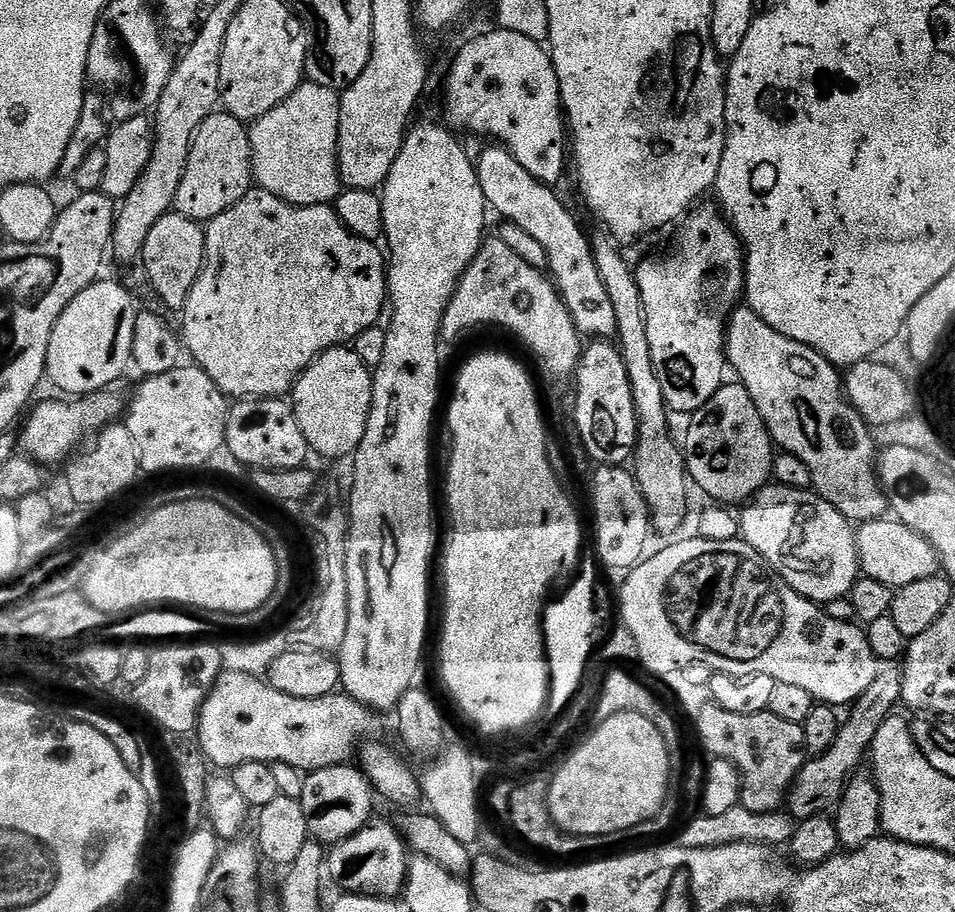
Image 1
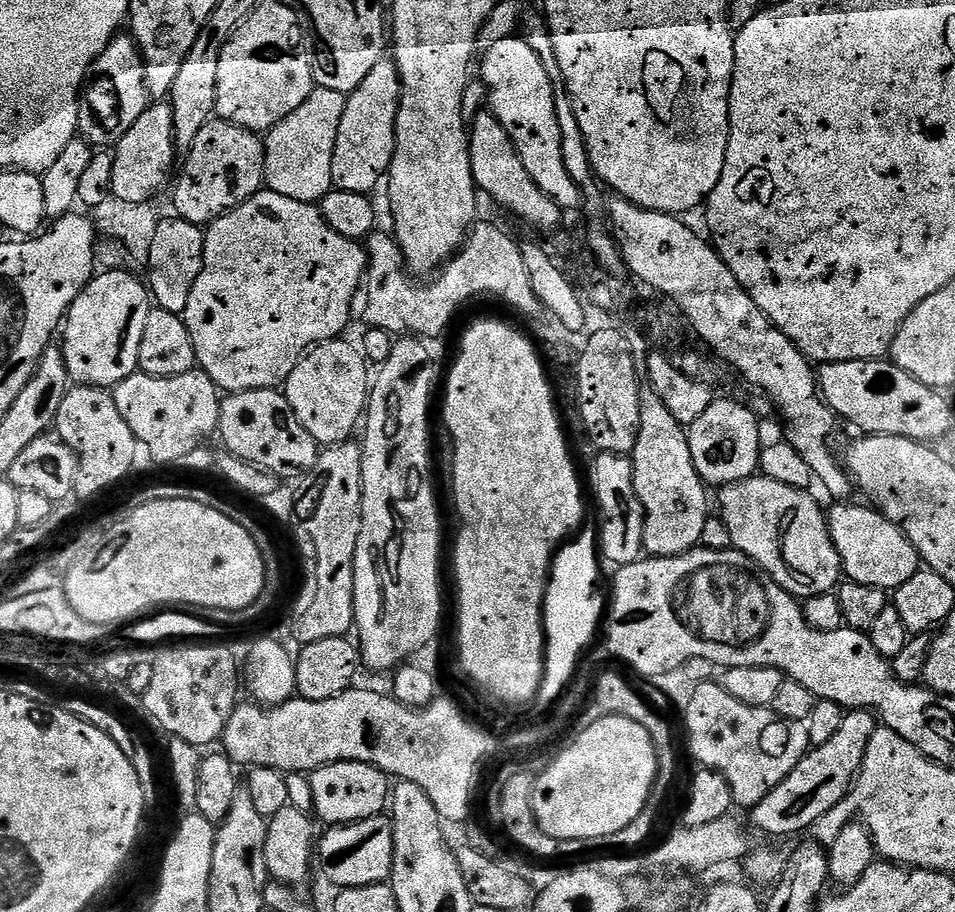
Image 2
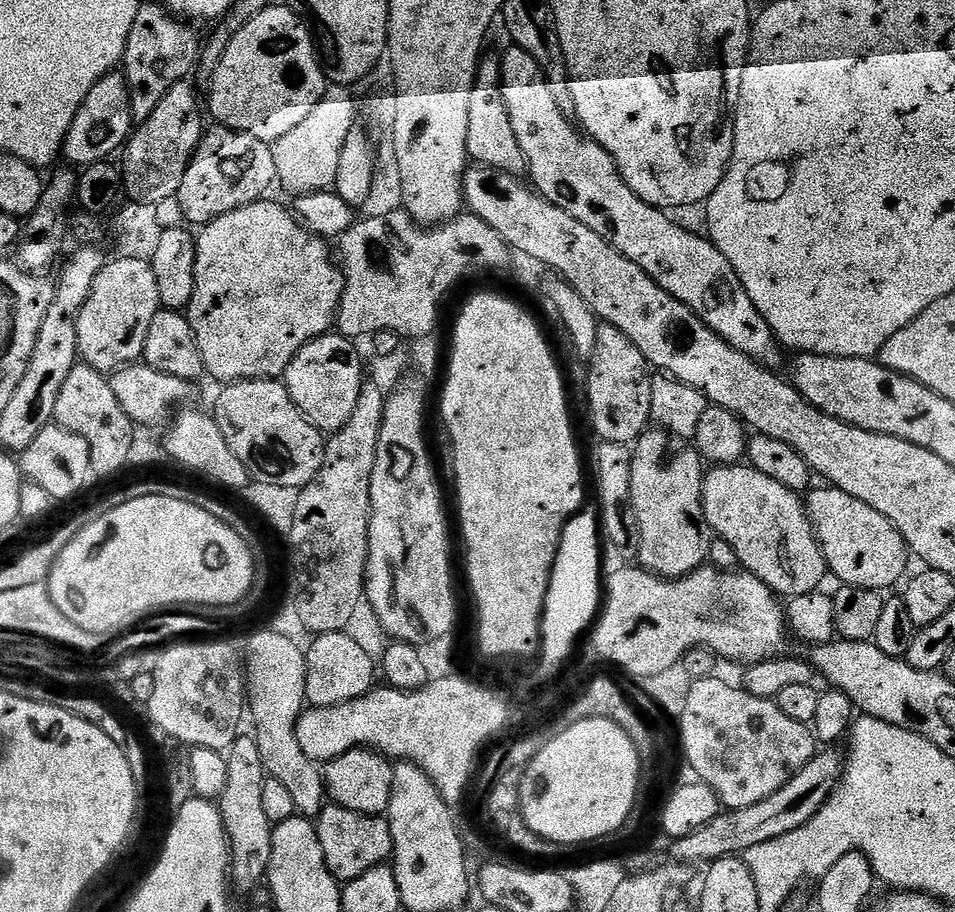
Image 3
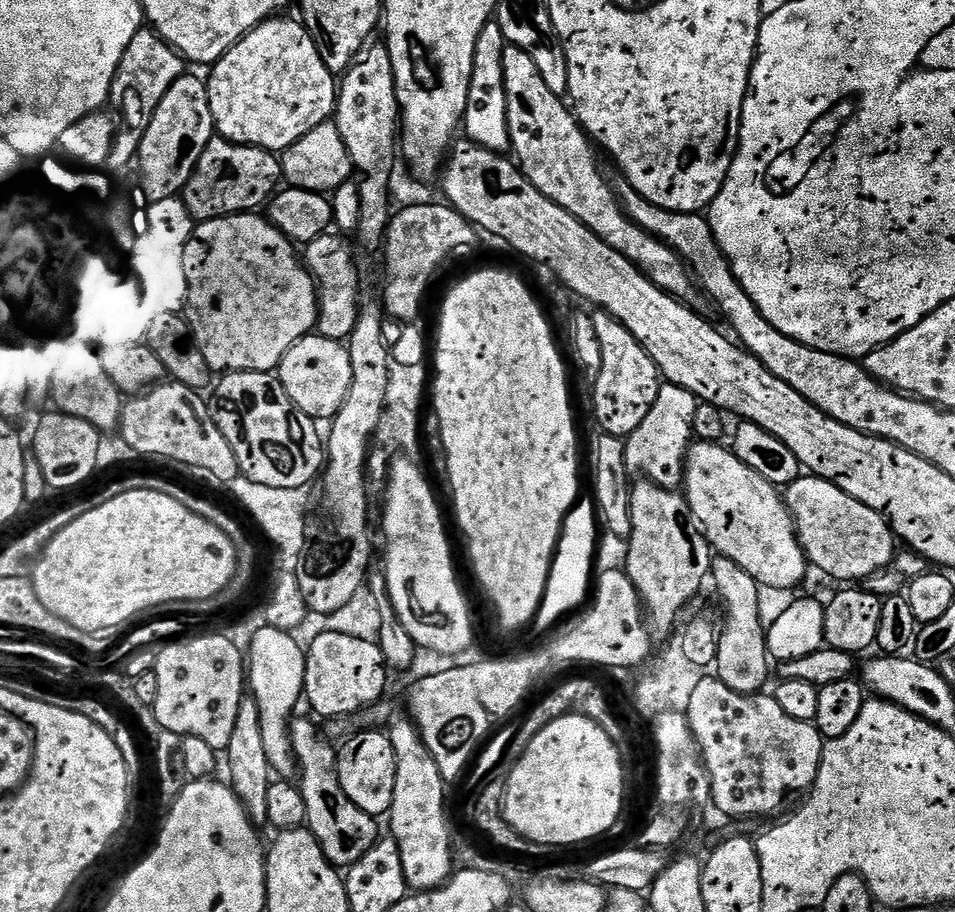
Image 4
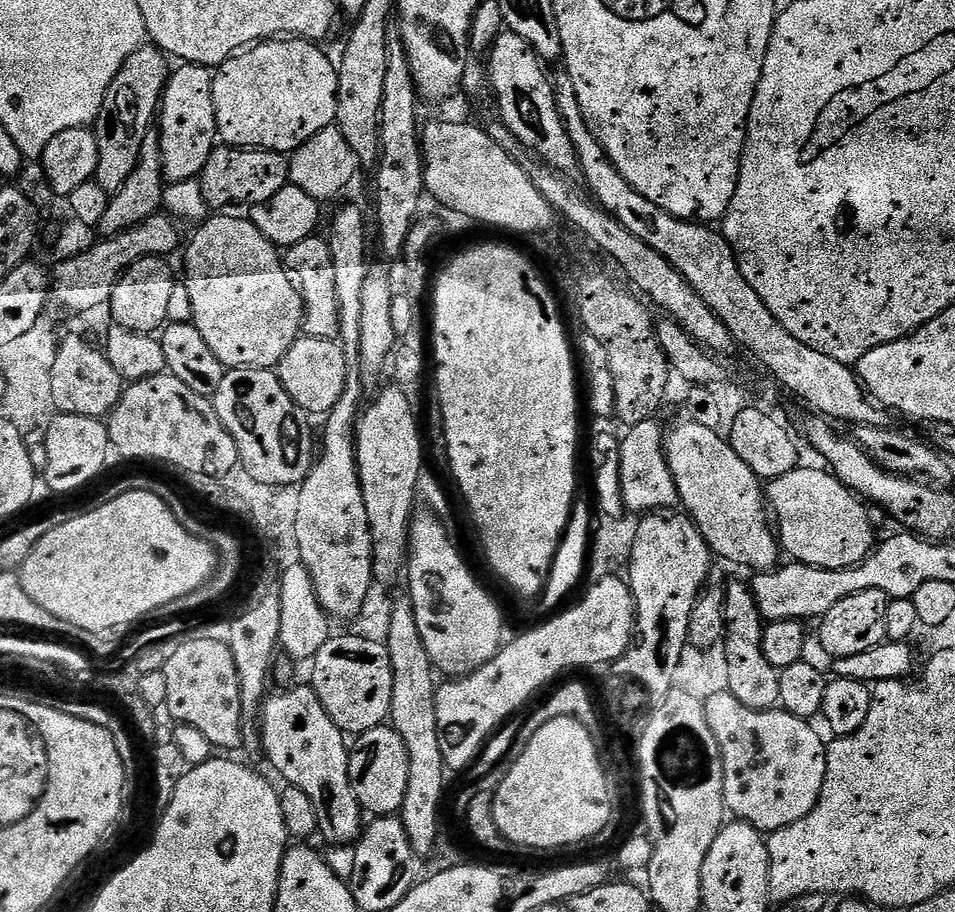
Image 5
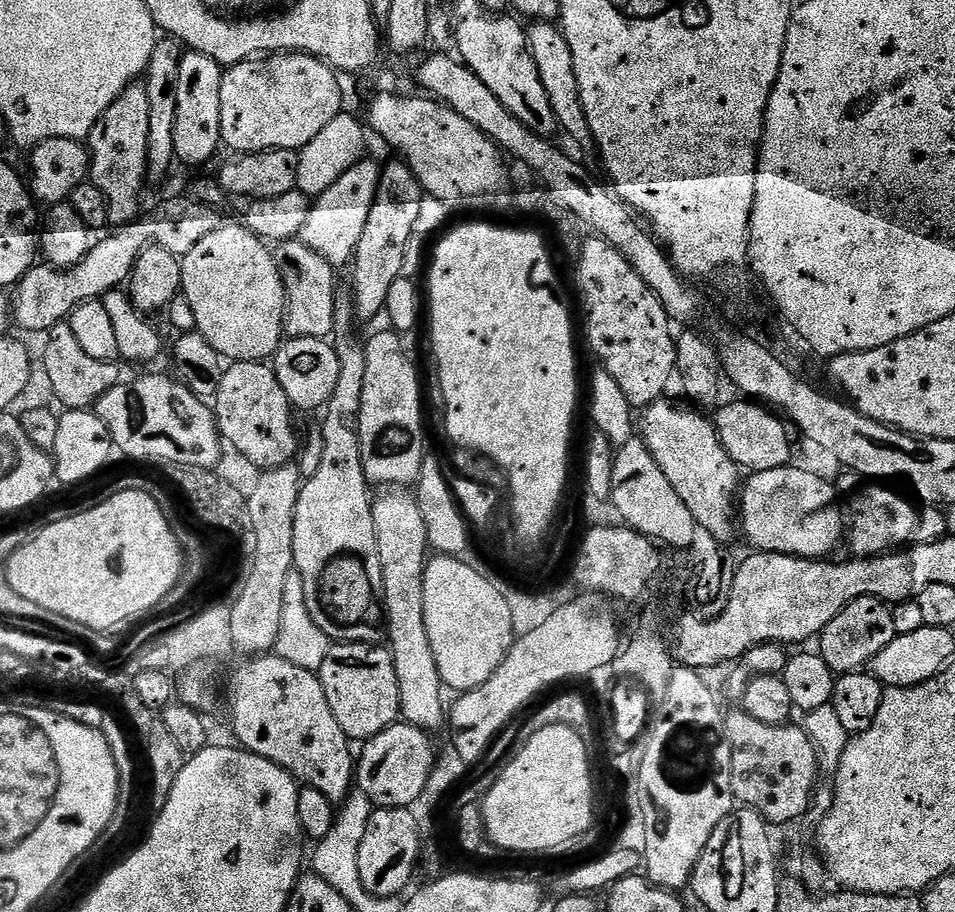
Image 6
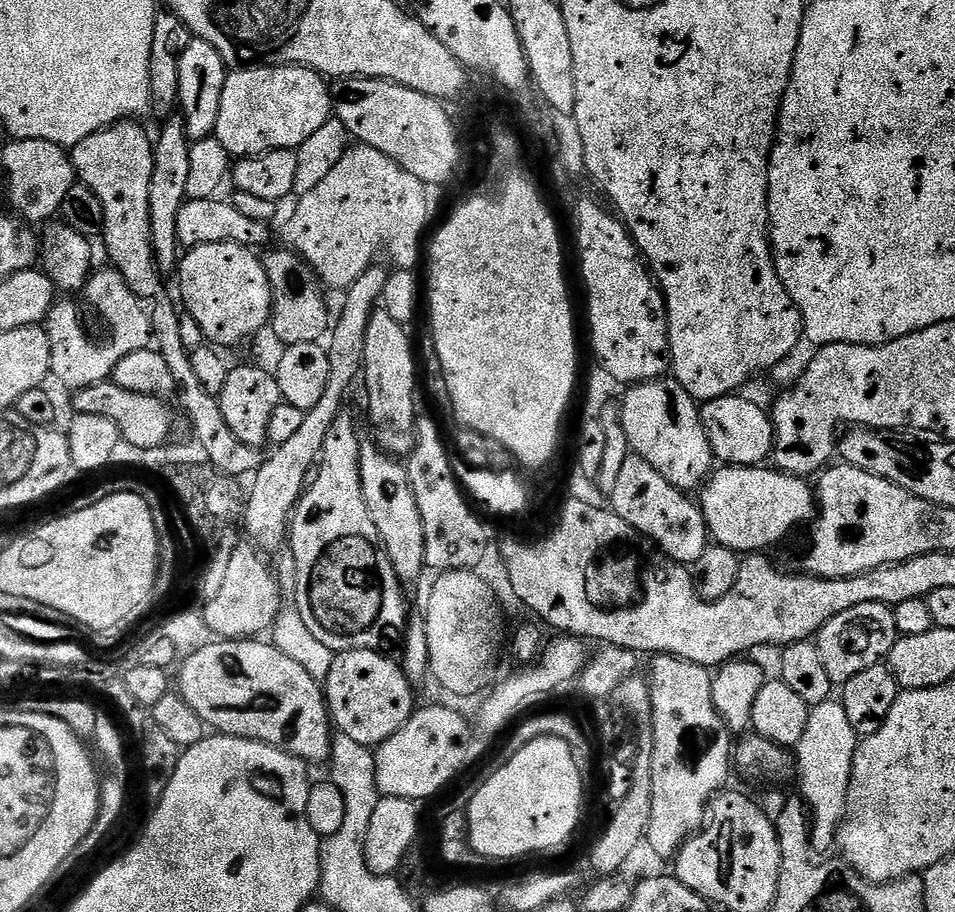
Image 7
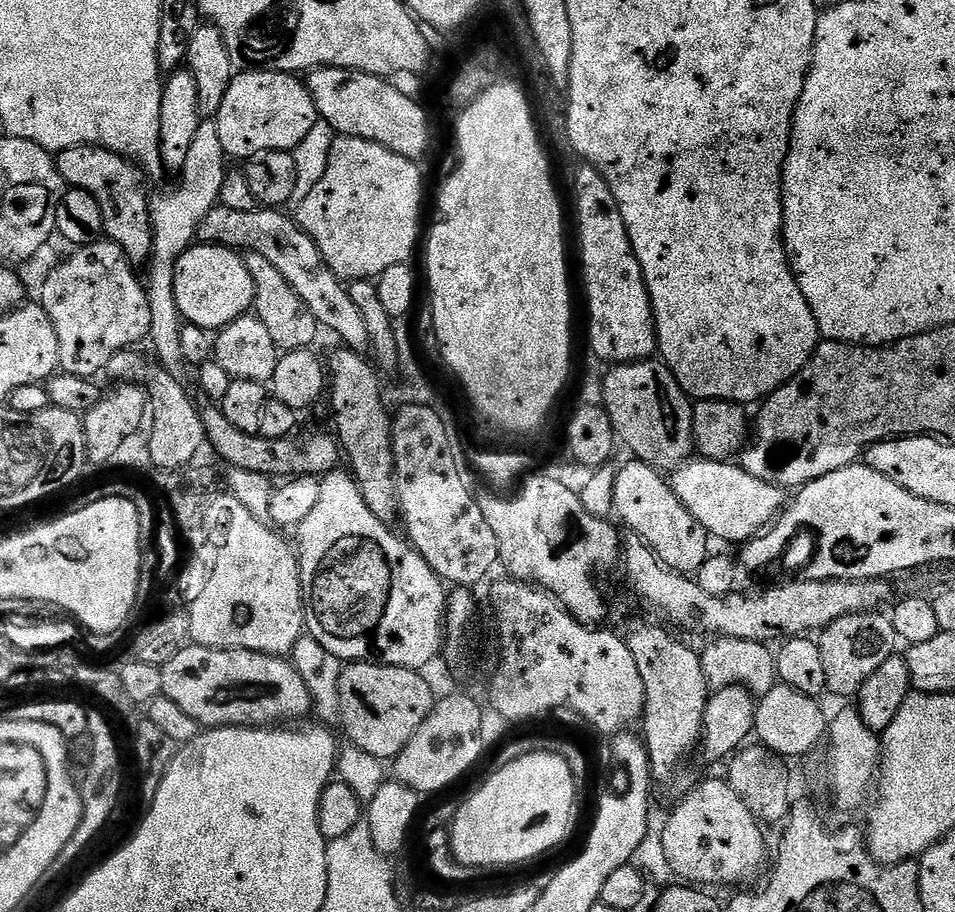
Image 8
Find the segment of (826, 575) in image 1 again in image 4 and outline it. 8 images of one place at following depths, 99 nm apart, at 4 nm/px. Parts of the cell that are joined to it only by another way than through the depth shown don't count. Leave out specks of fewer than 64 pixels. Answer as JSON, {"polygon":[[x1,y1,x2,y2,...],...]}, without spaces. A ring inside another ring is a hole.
{"polygon":[[711,440,693,443,684,462,682,492,688,497,692,516,712,545,713,553,730,558,730,562,738,562,738,566,742,566,742,570,746,570,746,574,750,574,750,578,757,580,765,589,796,588,803,582,804,575,810,572,808,558,796,536,796,522,781,489,762,478,762,474,750,470,746,462,733,454,731,447]]}

